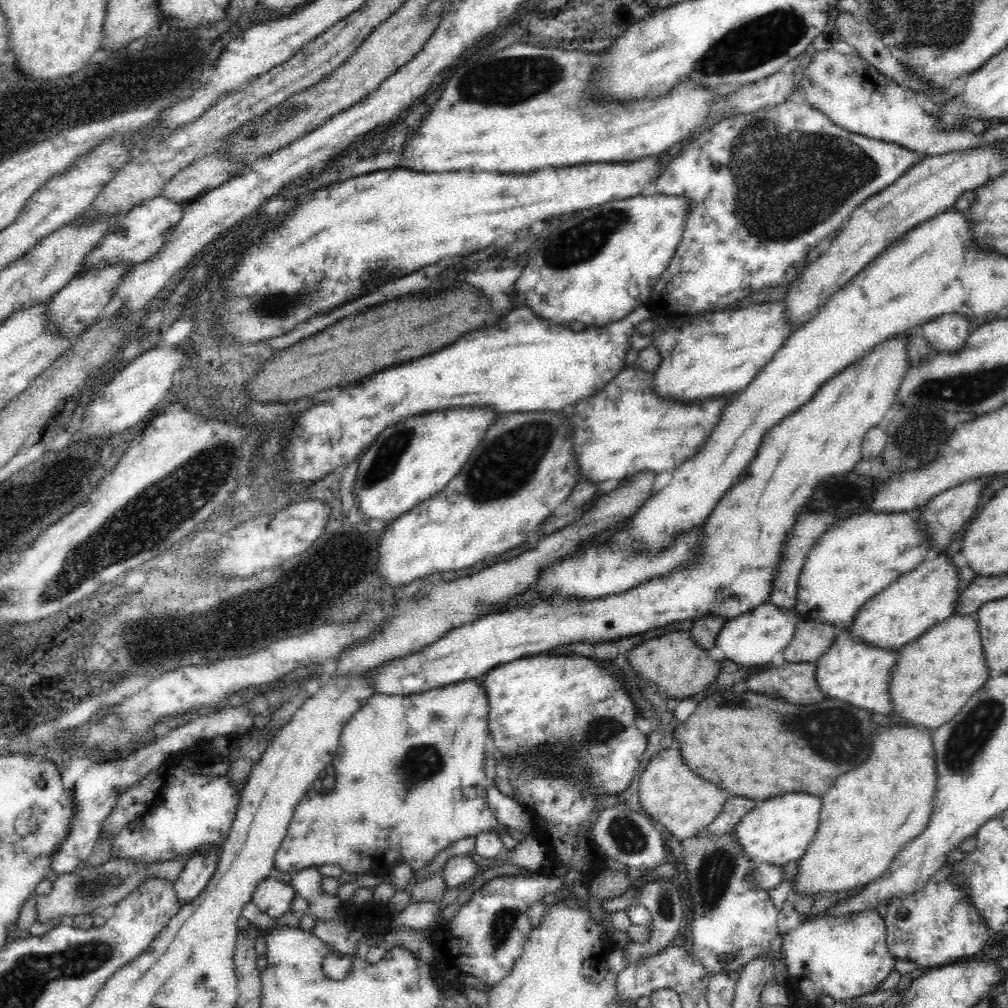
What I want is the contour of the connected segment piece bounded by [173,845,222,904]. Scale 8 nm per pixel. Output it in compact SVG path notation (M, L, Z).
M200 846L182 864L173 890L179 902L193 901L210 882L220 861L222 847Z

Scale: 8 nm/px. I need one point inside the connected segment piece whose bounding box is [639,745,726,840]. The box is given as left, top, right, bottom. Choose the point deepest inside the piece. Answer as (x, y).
(686, 804)

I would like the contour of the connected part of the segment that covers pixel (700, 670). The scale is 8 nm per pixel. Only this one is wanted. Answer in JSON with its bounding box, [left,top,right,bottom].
[628,632,724,699]

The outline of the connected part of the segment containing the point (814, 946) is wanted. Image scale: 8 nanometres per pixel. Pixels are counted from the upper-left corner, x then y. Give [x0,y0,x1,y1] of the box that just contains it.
[778,902,895,1002]

